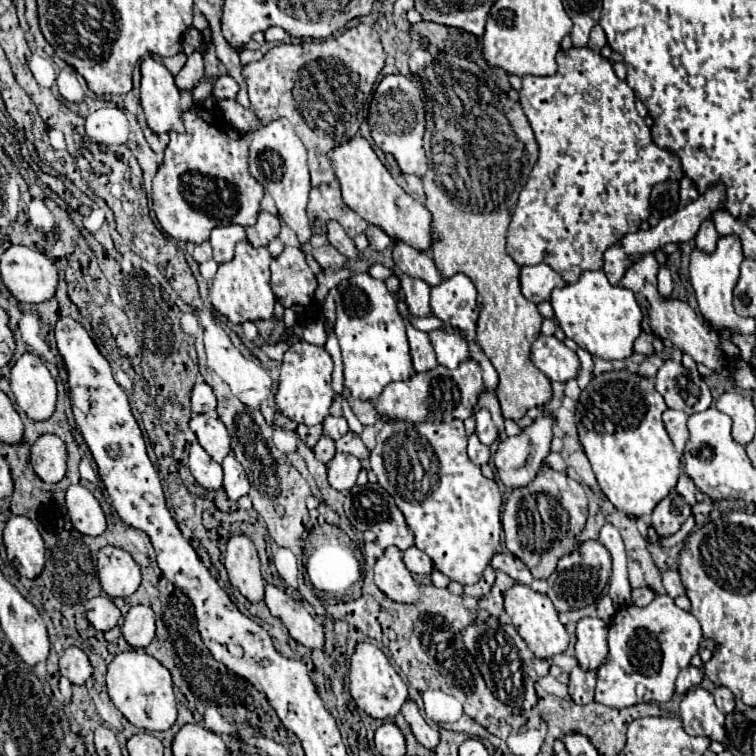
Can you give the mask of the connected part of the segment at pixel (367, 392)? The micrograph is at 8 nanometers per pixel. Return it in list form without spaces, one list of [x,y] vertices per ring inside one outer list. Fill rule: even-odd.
[[[357,273],[347,281],[341,281],[339,287],[341,291],[335,299],[335,335],[343,353],[345,387],[355,399],[375,401],[385,385],[391,381],[407,381],[413,375],[405,321],[399,315],[395,297],[389,293],[385,283],[373,279],[369,273]]]

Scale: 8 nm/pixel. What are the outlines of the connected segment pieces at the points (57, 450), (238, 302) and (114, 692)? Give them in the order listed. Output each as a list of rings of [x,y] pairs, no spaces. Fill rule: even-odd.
[[[41,435],[31,445],[31,467],[45,483],[59,483],[67,471],[67,449],[57,435]]]
[[[241,241],[235,249],[235,259],[229,263],[221,263],[217,269],[217,275],[209,287],[209,299],[215,307],[215,311],[223,317],[227,317],[231,323],[241,325],[245,321],[259,321],[259,319],[271,319],[273,317],[273,305],[275,295],[271,291],[269,279],[269,263],[271,255],[267,247],[253,247],[247,241]]]
[[[143,649],[119,653],[107,667],[107,693],[125,719],[147,731],[165,731],[177,719],[177,705],[171,685],[171,673]]]

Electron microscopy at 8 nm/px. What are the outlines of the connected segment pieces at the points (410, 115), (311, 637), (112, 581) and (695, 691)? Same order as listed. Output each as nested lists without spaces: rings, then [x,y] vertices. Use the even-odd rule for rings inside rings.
[[[385,75],[373,93],[369,107],[369,127],[371,137],[383,153],[391,153],[405,175],[423,177],[427,171],[427,157],[423,151],[423,133],[425,133],[425,103],[421,91],[413,79],[405,75]]]
[[[275,585],[265,587],[265,603],[273,617],[279,617],[283,625],[287,627],[289,635],[309,647],[309,649],[321,649],[323,647],[323,627],[313,621],[313,617],[307,613],[307,609],[291,599],[283,589]]]
[[[111,545],[97,553],[97,573],[101,587],[109,597],[129,597],[141,583],[141,571],[133,557]]]
[[[693,687],[681,701],[681,719],[687,734],[707,736],[711,741],[725,739],[725,715],[715,707],[713,695],[703,687]]]

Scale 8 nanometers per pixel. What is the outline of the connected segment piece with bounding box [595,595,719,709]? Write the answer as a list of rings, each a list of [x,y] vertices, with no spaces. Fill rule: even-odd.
[[[659,595],[655,597],[647,607],[623,607],[615,613],[615,617],[609,623],[609,657],[607,663],[599,669],[597,673],[597,687],[595,687],[595,701],[603,703],[607,707],[623,709],[623,707],[633,707],[643,701],[655,701],[655,703],[665,703],[673,697],[675,693],[675,677],[683,667],[689,665],[691,657],[697,655],[703,647],[717,651],[719,643],[713,639],[703,637],[701,625],[695,619],[691,611],[679,609],[675,601],[669,595]],[[637,687],[643,687],[645,693],[637,695]]]

